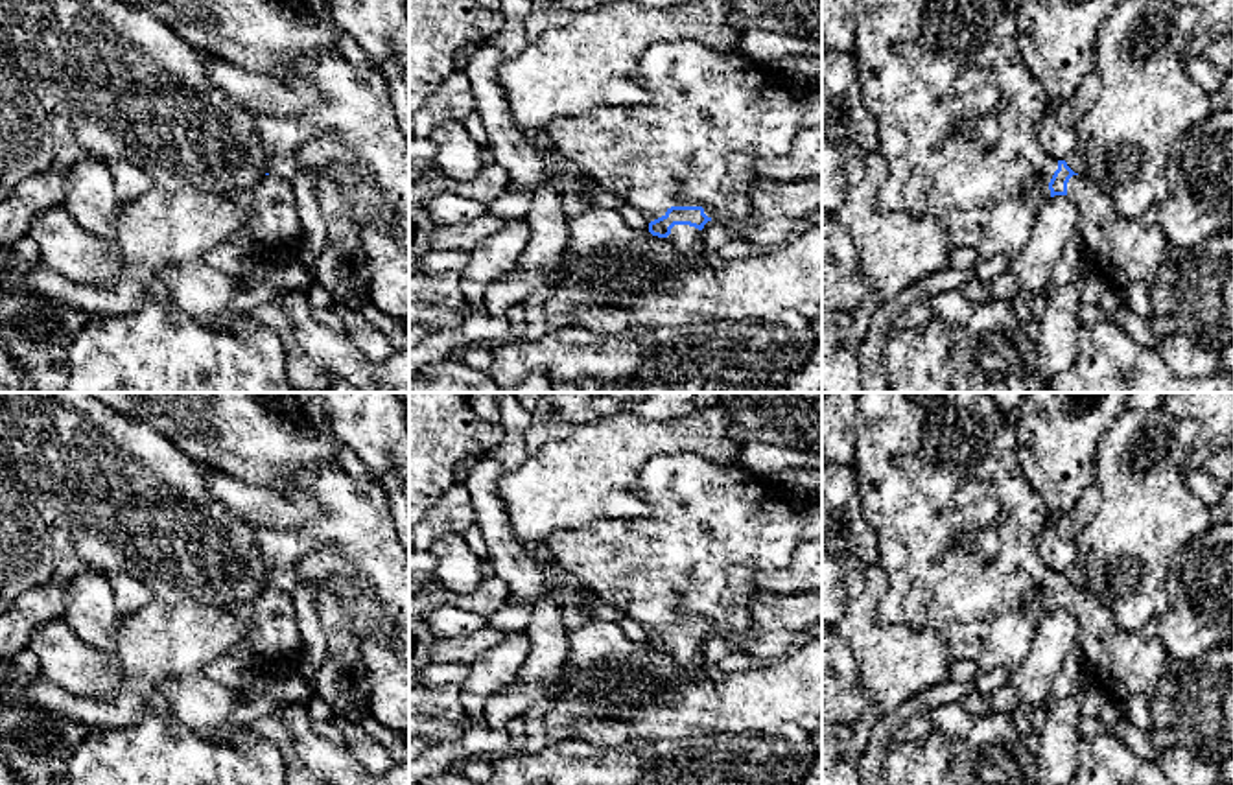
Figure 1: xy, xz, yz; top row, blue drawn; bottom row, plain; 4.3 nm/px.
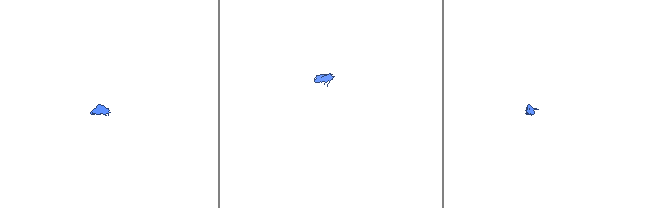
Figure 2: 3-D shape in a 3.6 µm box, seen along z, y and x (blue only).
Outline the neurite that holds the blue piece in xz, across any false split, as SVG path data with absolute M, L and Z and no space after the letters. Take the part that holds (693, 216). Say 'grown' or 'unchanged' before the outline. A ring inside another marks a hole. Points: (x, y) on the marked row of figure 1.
grown | M697 41L654 42L643 53L634 79L651 94L649 103L599 107L577 118L557 118L546 133L577 171L640 210L652 236L665 238L693 267L706 269L704 225L711 219L746 219L750 190L757 181L754 166L783 157L800 129L822 122L822 85L796 83L741 50L717 52Z

